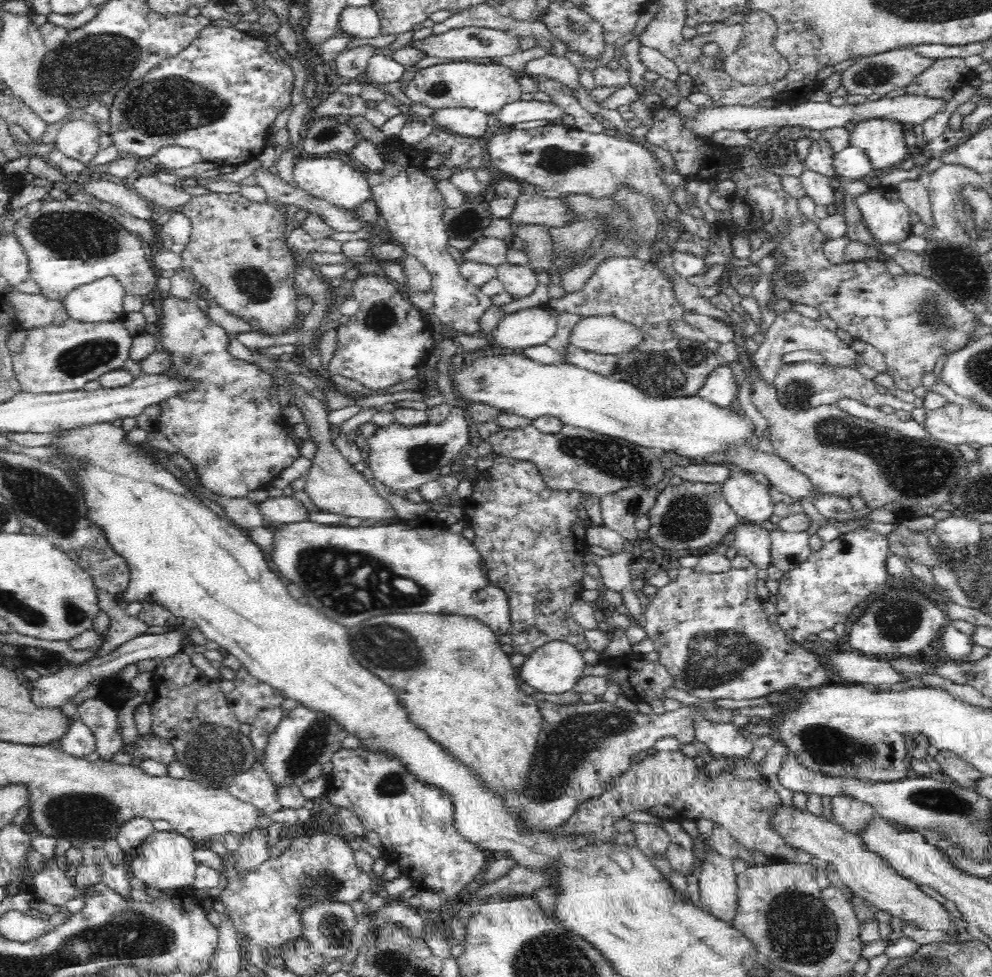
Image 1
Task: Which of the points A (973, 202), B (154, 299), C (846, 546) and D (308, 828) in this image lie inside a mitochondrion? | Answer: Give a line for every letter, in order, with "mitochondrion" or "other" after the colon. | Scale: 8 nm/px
A: mitochondrion
B: other
C: mitochondrion
D: other

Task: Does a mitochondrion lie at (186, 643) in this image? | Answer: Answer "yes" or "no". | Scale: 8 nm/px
no

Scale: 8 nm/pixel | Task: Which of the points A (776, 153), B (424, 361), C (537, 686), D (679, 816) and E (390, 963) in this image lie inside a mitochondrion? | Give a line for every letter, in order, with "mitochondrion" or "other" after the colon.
A: mitochondrion
B: other
C: other
D: other
E: mitochondrion

